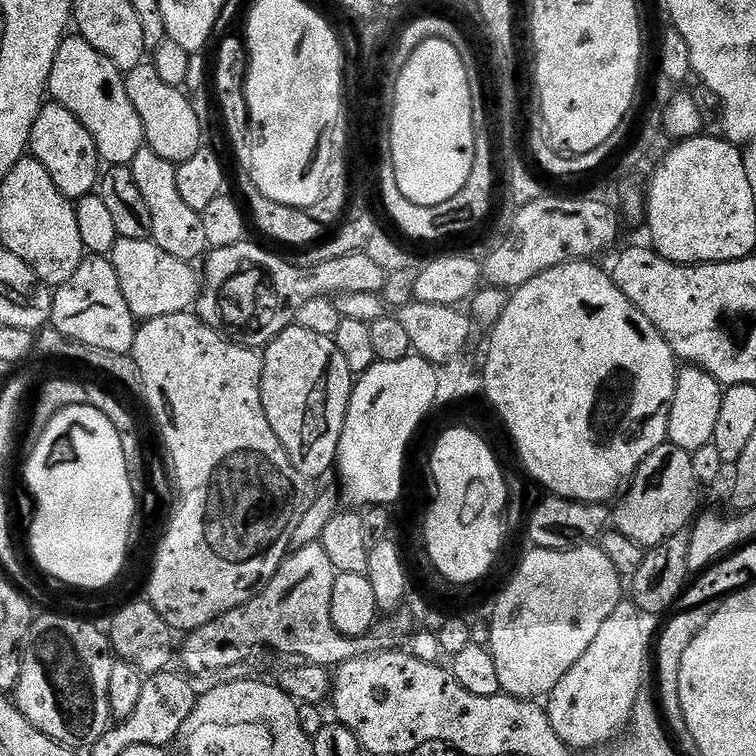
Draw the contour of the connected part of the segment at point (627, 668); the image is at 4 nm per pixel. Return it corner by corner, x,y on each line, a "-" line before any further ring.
624,598
618,606
614,606
614,614
602,622
602,630
594,637
594,642
586,649
586,654
562,674
562,682
554,686
554,690
546,698
548,717
552,729
558,738
568,745
569,749
596,748
599,744
608,744
620,731
627,729
632,722
634,706
638,694
642,690
640,684
644,680
644,663
650,660
650,636
644,633
644,620
640,607

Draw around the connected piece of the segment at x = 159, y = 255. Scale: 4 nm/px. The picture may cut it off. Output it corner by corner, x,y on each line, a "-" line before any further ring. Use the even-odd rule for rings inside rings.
120,238
110,253
114,274
118,274
118,286
122,286
122,298
130,306
132,315
143,322
162,318
166,314
189,311
200,298
202,276
191,263
166,254
153,240

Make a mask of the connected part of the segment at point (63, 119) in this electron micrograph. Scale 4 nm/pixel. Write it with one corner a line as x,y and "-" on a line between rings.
55,102
45,103
34,122
29,144
33,157
44,166
58,186
61,193
68,199
77,200
89,195
99,183
102,161
97,154
97,144
93,136
70,110

